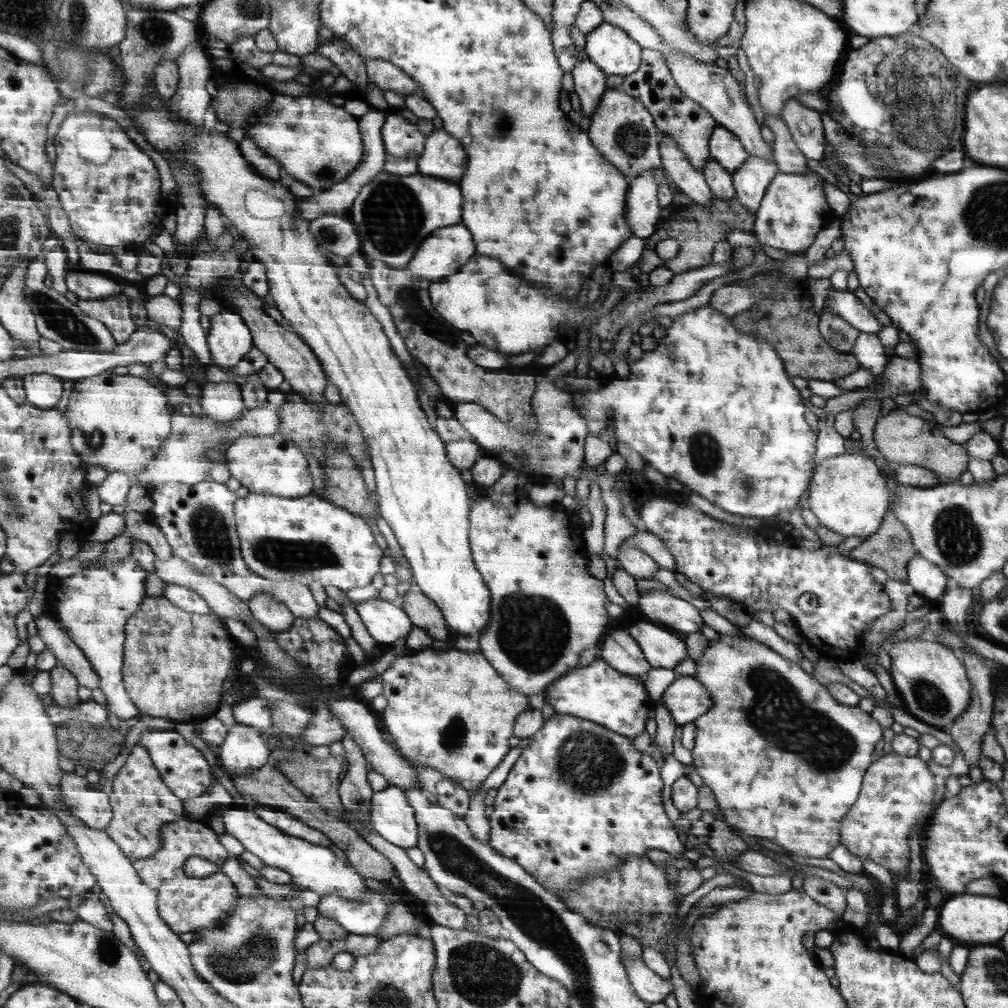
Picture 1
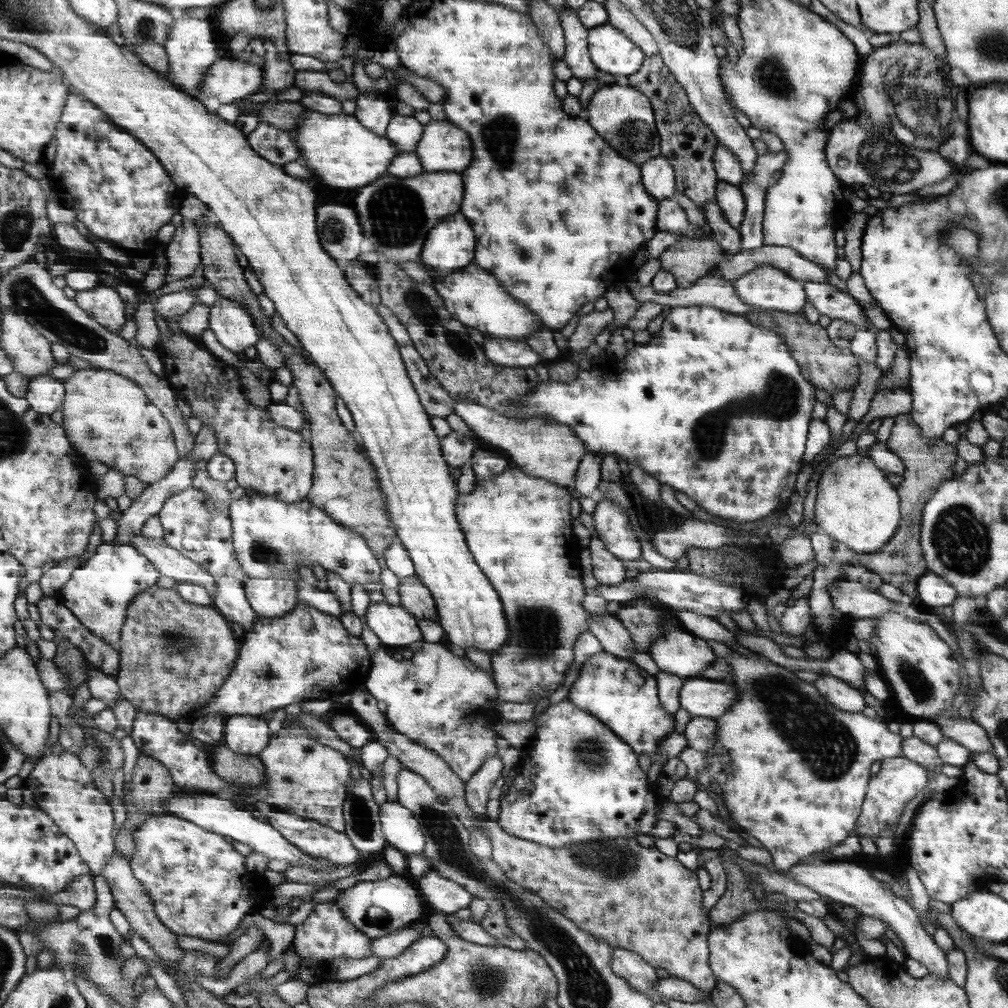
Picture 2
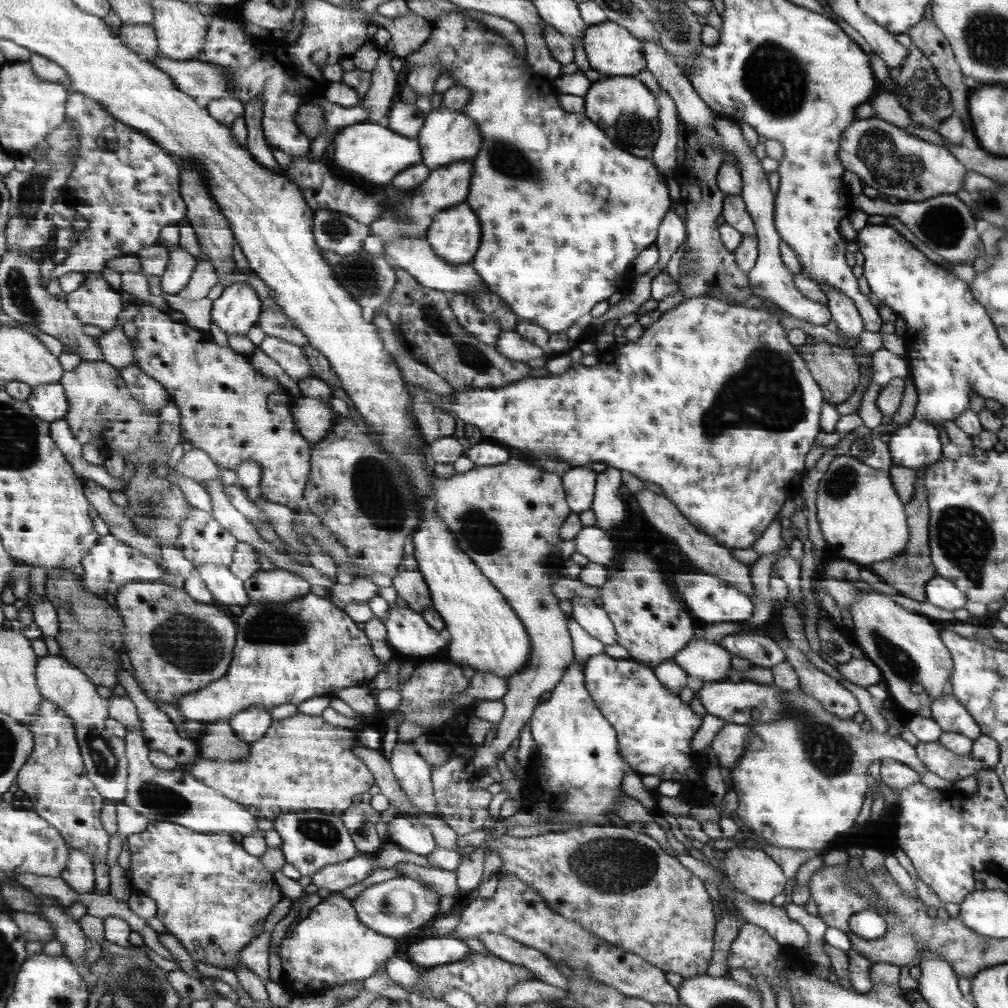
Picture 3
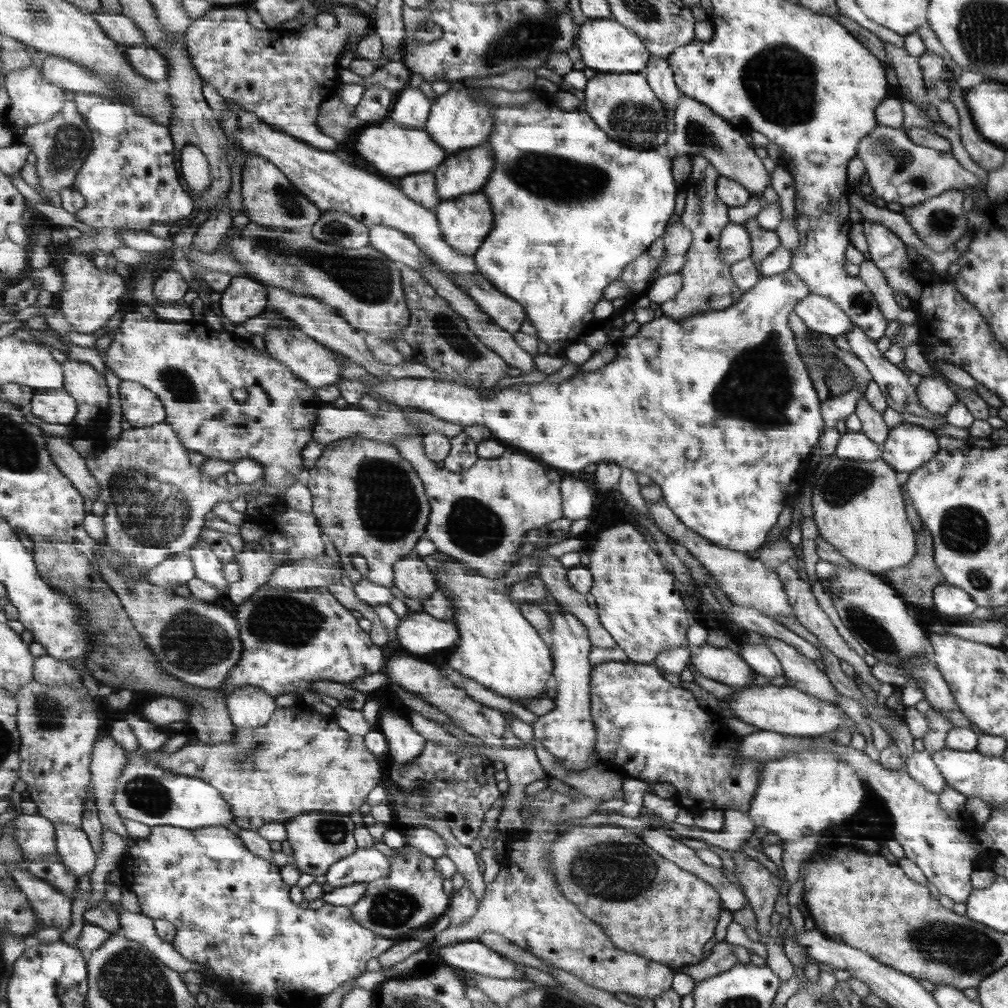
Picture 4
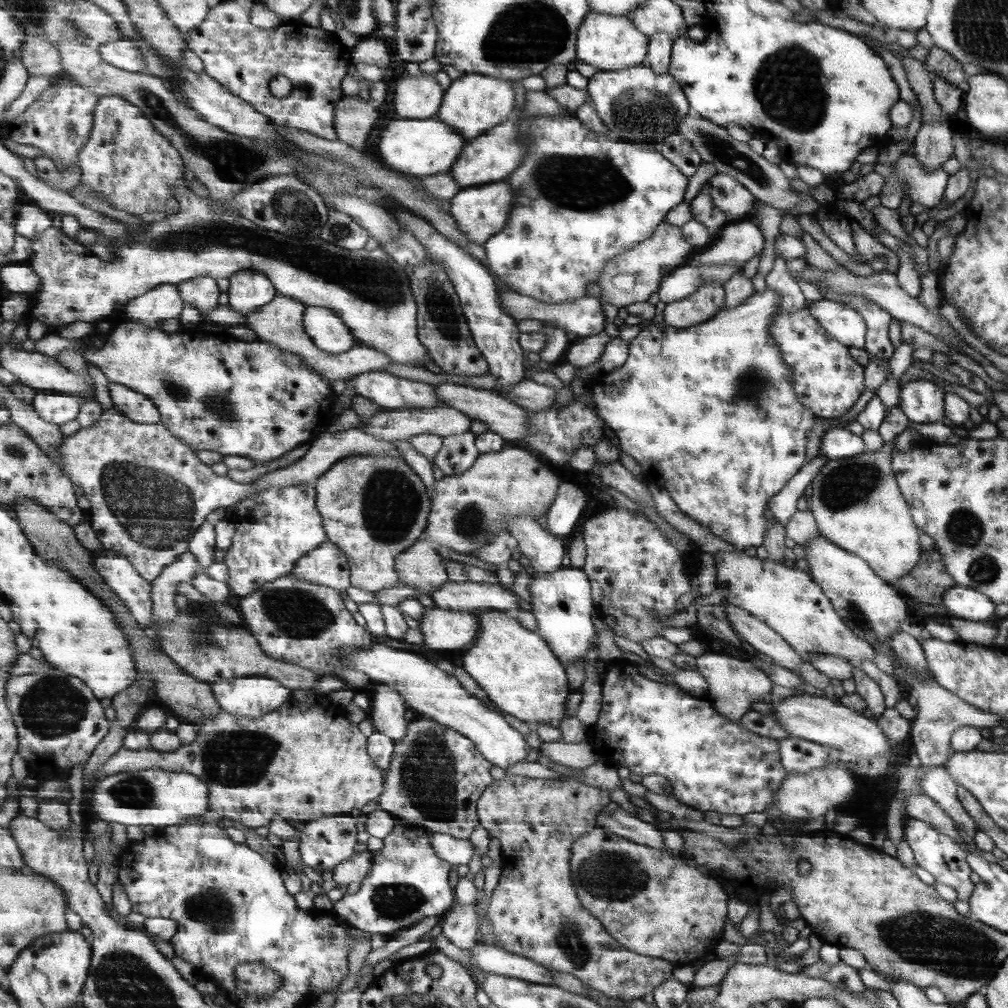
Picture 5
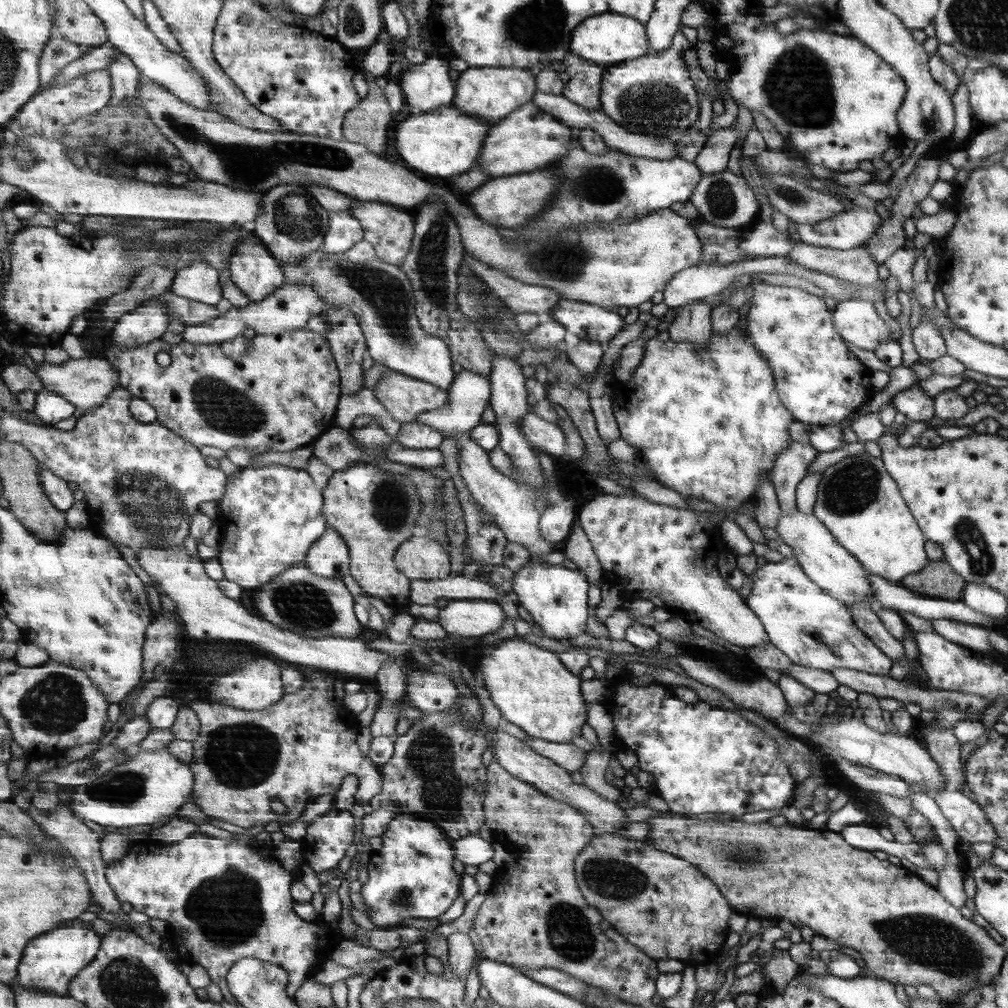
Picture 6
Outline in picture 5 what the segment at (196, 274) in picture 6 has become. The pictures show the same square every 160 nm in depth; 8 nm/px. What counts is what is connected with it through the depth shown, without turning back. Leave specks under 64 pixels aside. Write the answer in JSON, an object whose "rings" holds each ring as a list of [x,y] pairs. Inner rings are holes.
{"rings":[[[208,275],[181,283],[179,292],[184,302],[191,304],[199,312],[213,312],[220,306],[221,290],[217,286],[217,280]]]}

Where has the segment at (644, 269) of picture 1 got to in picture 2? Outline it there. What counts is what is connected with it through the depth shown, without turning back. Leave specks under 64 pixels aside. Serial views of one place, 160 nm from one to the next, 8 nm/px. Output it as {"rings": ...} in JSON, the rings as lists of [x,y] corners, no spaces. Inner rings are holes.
{"rings":[[[681,235],[657,256],[661,271],[669,272],[678,288],[689,288],[718,265],[721,249],[710,238],[696,239]]]}

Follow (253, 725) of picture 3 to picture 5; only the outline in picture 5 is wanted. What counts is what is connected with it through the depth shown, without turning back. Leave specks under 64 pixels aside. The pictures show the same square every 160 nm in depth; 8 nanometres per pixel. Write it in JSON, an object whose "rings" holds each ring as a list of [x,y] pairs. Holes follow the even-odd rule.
{"rings":[[[261,676],[213,682],[212,687],[223,711],[247,718],[263,718],[275,712],[293,691],[277,679]]]}

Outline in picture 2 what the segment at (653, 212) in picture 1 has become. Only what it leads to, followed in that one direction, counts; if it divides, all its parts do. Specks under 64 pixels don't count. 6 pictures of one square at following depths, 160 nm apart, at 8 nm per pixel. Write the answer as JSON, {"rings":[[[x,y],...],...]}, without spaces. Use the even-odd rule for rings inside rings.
{"rings":[[[664,156],[650,158],[642,162],[639,167],[645,192],[655,202],[675,197],[673,166]]]}

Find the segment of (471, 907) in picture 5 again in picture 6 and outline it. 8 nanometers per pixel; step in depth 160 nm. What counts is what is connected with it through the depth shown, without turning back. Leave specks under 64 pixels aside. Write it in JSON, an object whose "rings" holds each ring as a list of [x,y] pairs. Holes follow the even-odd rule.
{"rings":[[[455,931],[446,936],[448,946],[448,966],[453,974],[456,974],[463,982],[473,958],[475,948],[471,945],[466,933]]]}

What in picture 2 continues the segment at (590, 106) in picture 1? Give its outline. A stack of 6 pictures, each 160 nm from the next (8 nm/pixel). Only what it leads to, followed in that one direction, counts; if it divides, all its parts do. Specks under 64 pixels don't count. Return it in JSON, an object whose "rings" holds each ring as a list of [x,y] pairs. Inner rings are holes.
{"rings":[[[566,5],[562,13],[558,12],[558,17],[564,32],[563,62],[567,63],[572,76],[579,82],[595,79],[598,70],[591,64],[587,50],[588,29]]]}

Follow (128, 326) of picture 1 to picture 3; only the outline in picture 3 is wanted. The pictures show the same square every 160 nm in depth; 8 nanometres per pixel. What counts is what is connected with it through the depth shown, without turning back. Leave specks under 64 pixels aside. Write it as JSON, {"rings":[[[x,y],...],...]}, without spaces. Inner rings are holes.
{"rings":[[[84,274],[85,281],[81,289],[69,293],[66,301],[83,324],[98,327],[104,333],[109,333],[118,326],[117,320],[127,315],[127,310],[123,306],[121,291],[113,290],[101,274]]]}

